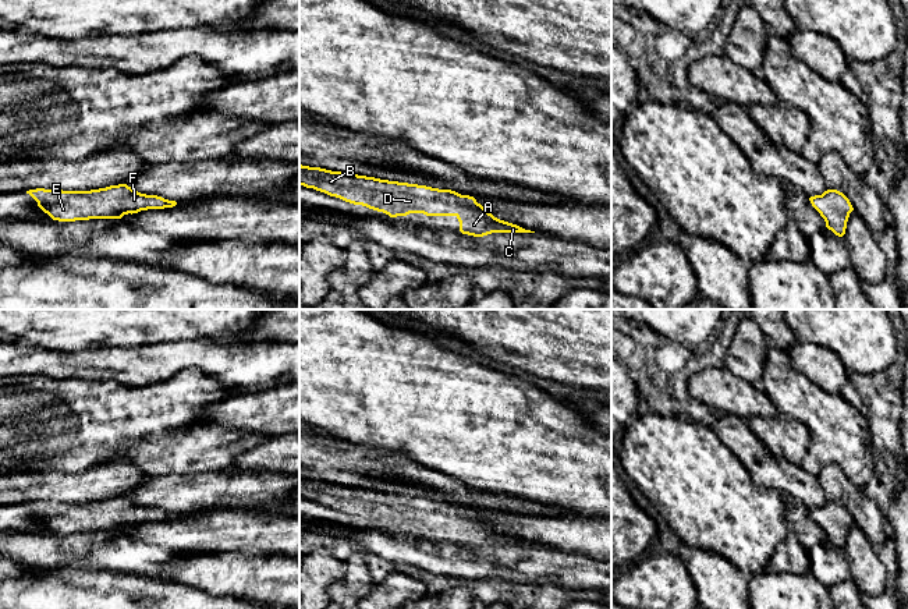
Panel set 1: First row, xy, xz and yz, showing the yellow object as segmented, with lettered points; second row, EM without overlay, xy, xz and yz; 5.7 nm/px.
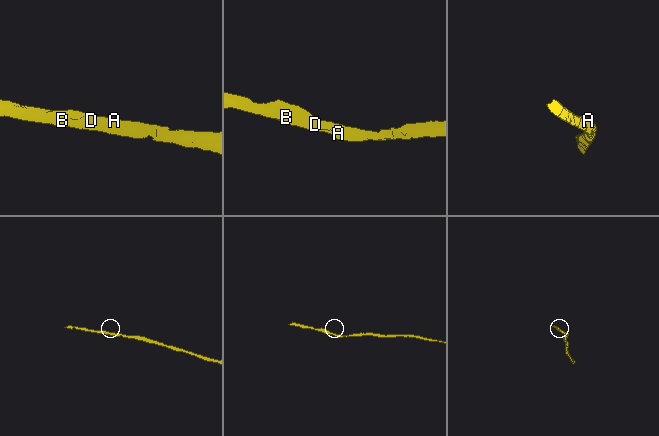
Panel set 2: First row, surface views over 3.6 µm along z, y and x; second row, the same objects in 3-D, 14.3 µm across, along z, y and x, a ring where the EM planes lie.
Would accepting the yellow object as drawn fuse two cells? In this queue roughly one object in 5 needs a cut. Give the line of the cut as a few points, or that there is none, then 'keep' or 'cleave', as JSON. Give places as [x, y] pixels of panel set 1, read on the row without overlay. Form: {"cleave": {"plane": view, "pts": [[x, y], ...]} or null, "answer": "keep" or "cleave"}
{"cleave": null, "answer": "keep"}

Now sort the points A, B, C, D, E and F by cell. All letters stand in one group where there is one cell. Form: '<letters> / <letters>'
A B C D E F

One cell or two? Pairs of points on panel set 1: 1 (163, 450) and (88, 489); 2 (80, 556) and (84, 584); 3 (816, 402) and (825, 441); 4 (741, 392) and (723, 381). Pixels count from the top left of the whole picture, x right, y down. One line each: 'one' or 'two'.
1: two
2: two
3: one
4: one

